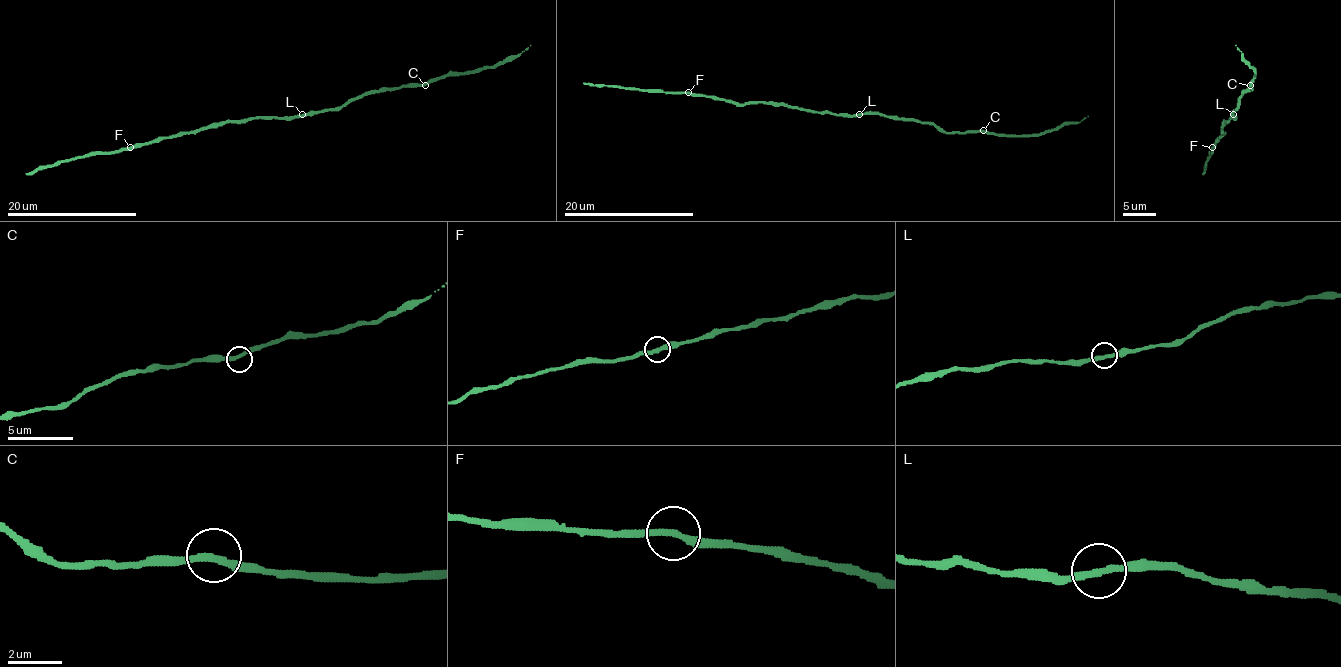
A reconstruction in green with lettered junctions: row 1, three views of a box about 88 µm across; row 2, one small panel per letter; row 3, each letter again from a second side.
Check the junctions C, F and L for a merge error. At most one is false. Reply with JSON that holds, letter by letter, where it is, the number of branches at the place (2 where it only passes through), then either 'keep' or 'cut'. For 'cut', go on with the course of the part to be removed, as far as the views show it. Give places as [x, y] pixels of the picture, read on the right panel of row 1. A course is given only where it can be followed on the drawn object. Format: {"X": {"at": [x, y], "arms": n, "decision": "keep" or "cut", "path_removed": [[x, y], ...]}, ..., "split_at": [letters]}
{"C": {"at": [1250, 85], "arms": 2, "decision": "keep"}, "F": {"at": [1212, 147], "arms": 2, "decision": "keep"}, "L": {"at": [1233, 114], "arms": 2, "decision": "keep"}, "split_at": []}

